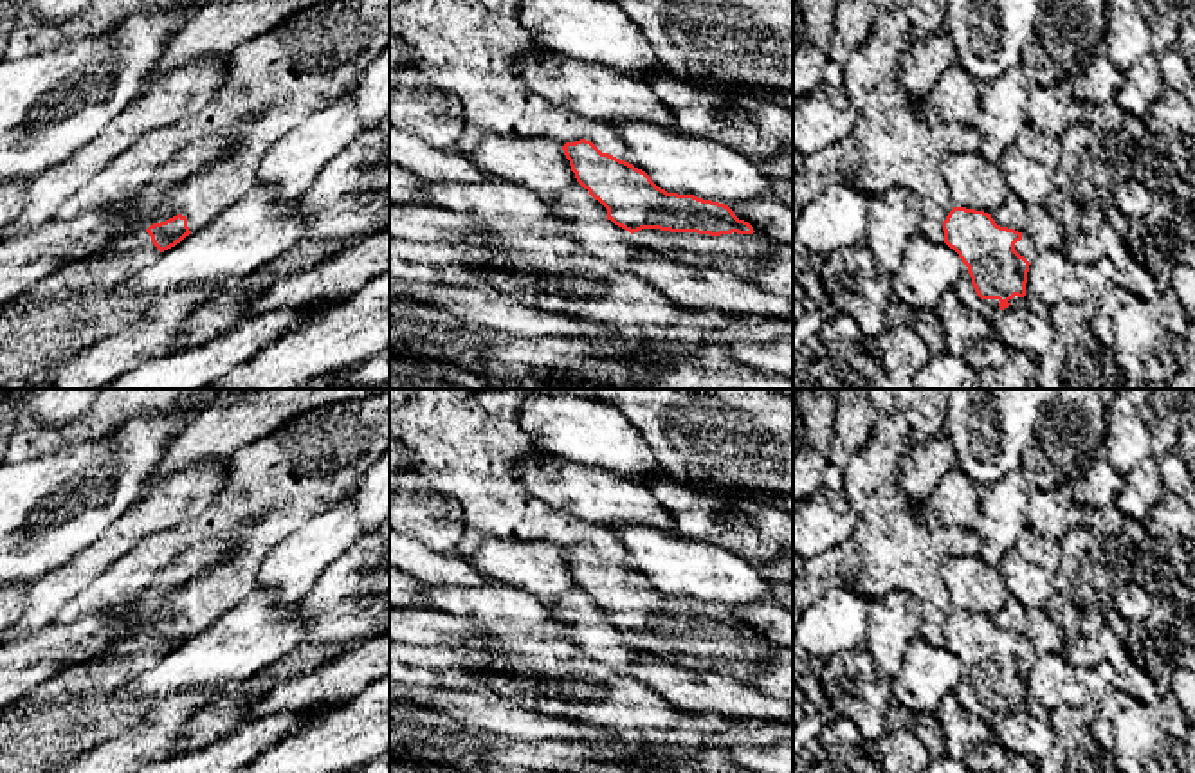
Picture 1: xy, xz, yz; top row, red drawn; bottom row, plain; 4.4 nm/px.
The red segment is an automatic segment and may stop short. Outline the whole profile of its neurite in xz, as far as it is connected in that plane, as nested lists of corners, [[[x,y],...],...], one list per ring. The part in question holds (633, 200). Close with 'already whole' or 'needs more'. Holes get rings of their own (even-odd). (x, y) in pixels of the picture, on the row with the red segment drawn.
[[[591,141],[566,142],[562,150],[577,182],[607,209],[607,220],[631,234],[642,229],[710,236],[755,232],[728,205],[667,193],[645,171],[602,153]]] | already whole

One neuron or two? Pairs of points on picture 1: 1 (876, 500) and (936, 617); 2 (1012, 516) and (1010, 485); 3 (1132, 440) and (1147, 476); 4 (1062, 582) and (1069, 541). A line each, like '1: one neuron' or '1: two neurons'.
1: one neuron
2: one neuron
3: two neurons
4: one neuron

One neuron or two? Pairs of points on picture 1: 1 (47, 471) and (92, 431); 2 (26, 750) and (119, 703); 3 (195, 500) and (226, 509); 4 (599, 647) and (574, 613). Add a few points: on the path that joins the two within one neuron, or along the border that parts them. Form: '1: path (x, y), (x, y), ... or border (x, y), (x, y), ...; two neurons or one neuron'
1: border (119, 424), (110, 433), (54, 449); two neurons
2: border (105, 698), (114, 710), (141, 700), (152, 703); two neurons
3: border (231, 467), (224, 489), (202, 512); two neurons
4: path (597, 638), (583, 622); one neuron

